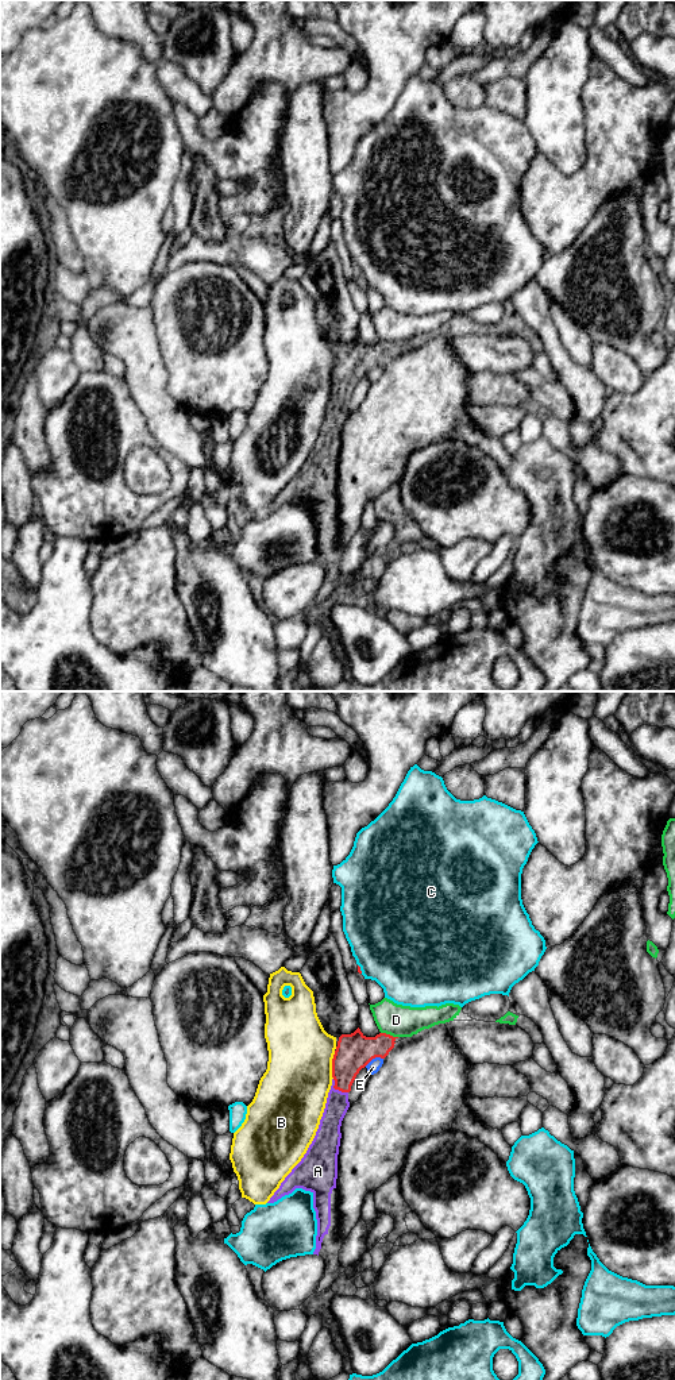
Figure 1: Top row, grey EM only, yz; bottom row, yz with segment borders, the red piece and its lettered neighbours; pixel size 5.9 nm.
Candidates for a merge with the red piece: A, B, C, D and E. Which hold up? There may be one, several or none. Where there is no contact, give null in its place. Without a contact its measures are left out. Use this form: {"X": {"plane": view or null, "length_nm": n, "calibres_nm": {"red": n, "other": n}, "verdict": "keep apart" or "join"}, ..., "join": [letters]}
{"A": {"plane": "yz", "length_nm": 130, "calibres_nm": {"red": 220, "other": 140}, "verdict": "join"}, "B": {"plane": "yz", "length_nm": 170, "calibres_nm": {"red": 220, "other": 400}, "verdict": "keep apart"}, "C": {"plane": "yz", "length_nm": 60, "calibres_nm": {"red": 20, "other": 480}, "verdict": "keep apart"}, "D": {"plane": "yz", "length_nm": 110, "calibres_nm": {"red": 220, "other": 190}, "verdict": "keep apart"}, "E": {"plane": "yz", "length_nm": 120, "calibres_nm": {"red": 220, "other": 80}, "verdict": "keep apart"}, "join": ["A"]}

